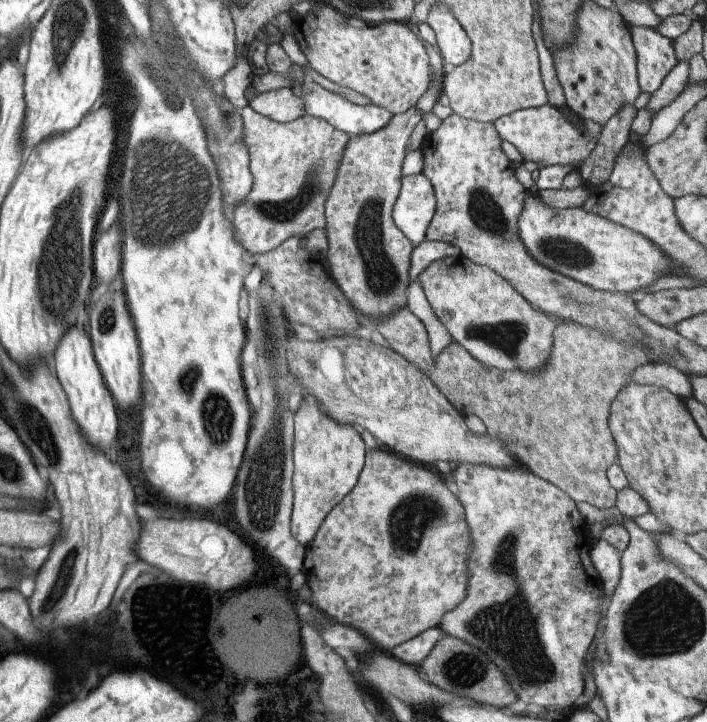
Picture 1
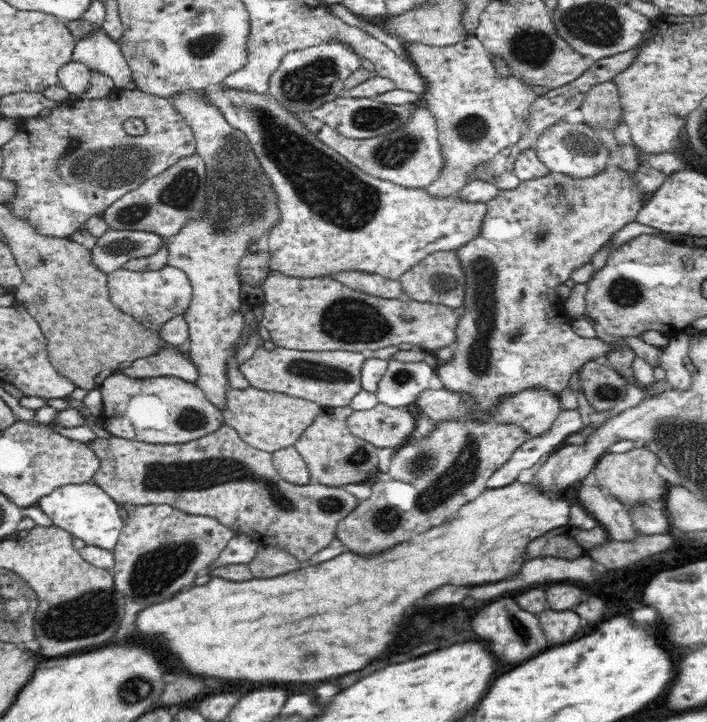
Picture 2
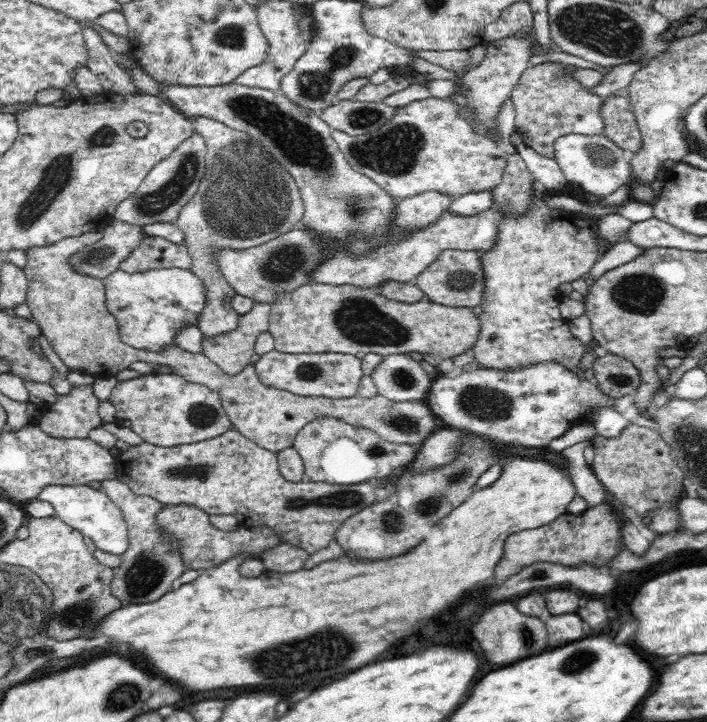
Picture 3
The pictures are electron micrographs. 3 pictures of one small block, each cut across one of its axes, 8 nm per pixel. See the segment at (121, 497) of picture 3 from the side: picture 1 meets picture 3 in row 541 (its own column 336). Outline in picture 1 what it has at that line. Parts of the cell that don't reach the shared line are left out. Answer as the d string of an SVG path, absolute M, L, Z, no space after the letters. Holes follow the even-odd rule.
M249 105L240 109L243 126L243 141L248 154L248 169L252 176L252 185L243 202L239 202L233 211L233 220L229 225L239 244L253 256L277 248L288 238L305 236L315 228L325 228L324 202L336 177L343 149L350 139L348 134L333 128L321 118L304 114L291 122L278 123L257 114Z

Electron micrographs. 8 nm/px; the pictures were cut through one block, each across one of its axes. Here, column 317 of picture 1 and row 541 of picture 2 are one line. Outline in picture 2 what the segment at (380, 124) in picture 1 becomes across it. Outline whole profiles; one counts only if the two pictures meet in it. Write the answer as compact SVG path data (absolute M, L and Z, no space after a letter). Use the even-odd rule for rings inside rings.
M94 482L56 488L52 494L40 498L37 504L42 511L46 511L47 516L50 516L52 523L68 529L74 538L82 538L86 545L108 551L116 548L123 526L123 517L115 500Z

